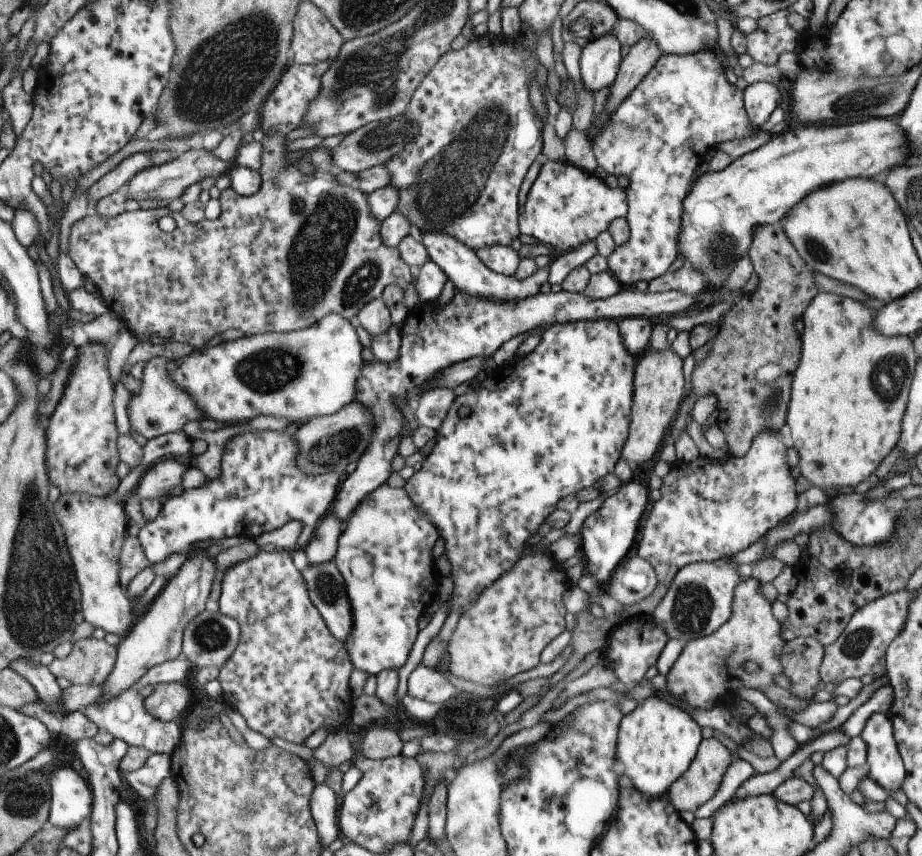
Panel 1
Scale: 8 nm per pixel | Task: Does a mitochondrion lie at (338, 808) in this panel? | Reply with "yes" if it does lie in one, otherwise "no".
no

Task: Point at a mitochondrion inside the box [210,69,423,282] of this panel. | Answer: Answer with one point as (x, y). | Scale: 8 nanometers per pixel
(379, 137)

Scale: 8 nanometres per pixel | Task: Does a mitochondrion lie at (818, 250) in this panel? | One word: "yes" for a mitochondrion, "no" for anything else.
yes

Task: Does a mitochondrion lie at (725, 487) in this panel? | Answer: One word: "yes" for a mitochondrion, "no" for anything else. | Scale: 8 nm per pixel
yes

